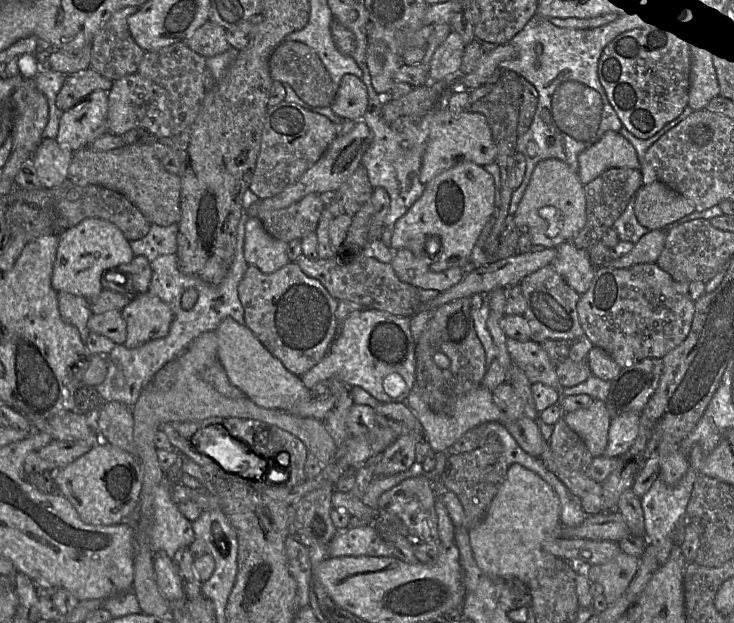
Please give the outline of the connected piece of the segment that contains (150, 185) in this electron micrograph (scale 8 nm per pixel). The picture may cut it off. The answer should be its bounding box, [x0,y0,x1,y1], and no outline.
[68,144,181,226]

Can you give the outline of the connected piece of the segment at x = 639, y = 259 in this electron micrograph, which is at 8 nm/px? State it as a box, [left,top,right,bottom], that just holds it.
[606,230,666,269]

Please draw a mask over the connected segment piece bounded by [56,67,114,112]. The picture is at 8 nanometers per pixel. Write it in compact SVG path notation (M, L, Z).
M92 67L85 71L67 76L57 95L56 106L62 112L73 108L96 90L109 92L114 81L106 78Z

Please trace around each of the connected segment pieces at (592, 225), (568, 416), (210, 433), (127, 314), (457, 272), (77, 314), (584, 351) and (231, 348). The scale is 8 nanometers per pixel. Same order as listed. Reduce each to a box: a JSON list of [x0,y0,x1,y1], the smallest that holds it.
[[574,168,642,251],[562,399,611,457],[191,424,250,474],[121,293,174,348],[390,248,466,292],[58,292,92,343],[540,334,594,389],[215,317,310,412]]

